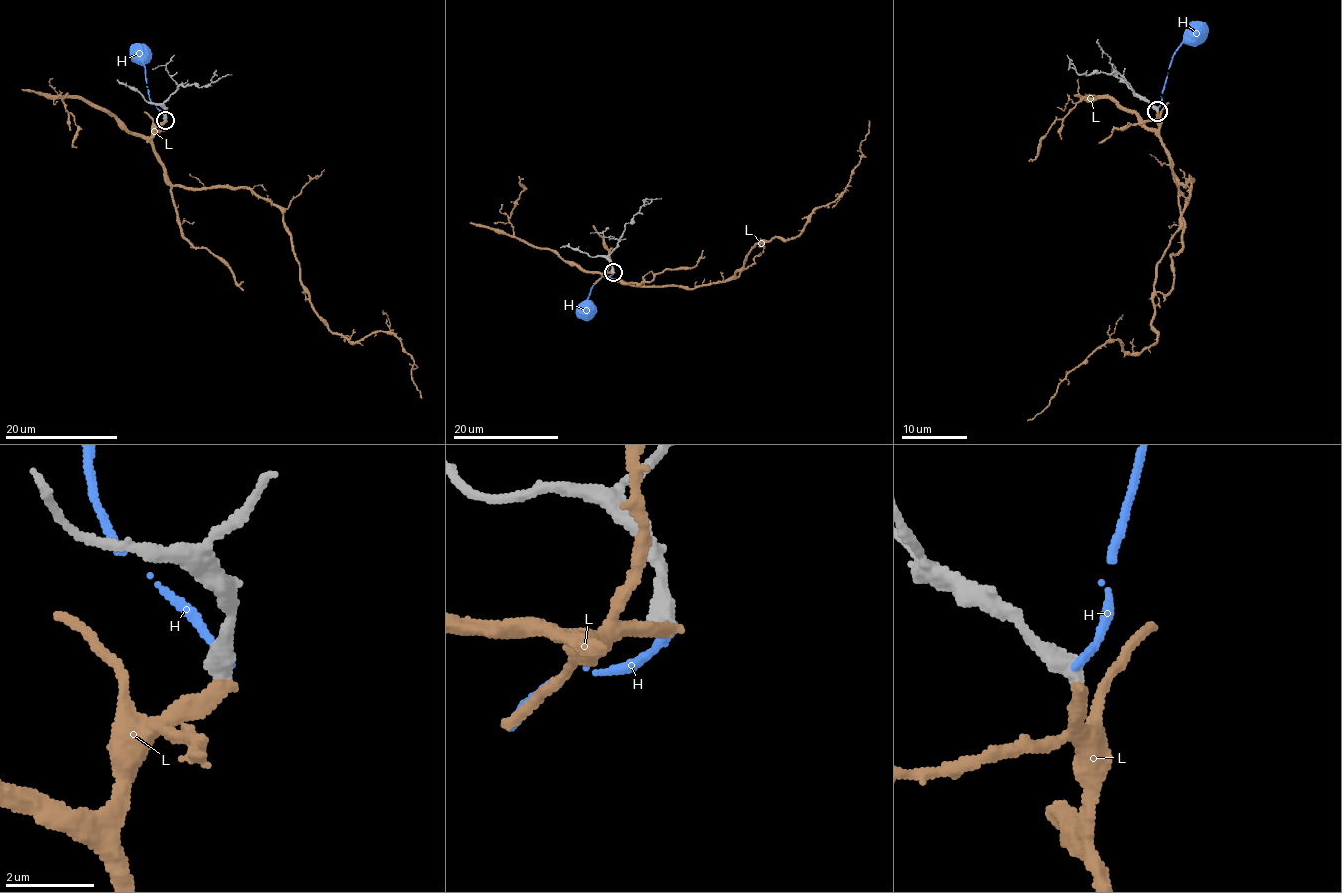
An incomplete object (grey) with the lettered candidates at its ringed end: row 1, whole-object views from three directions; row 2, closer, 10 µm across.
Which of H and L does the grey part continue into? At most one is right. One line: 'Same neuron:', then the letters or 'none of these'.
Same neuron: L

